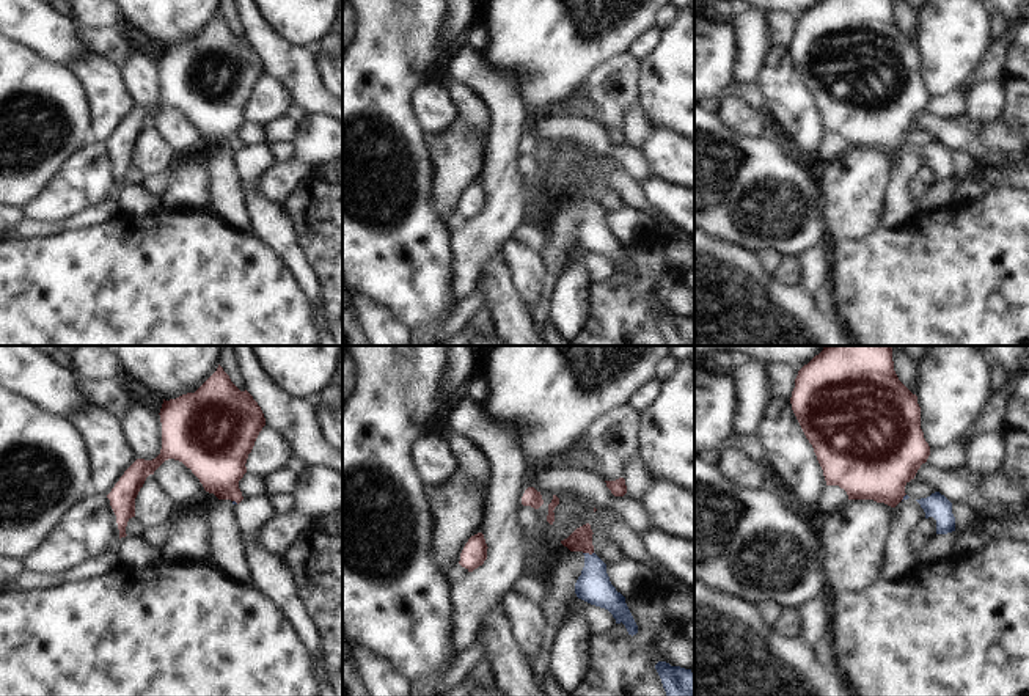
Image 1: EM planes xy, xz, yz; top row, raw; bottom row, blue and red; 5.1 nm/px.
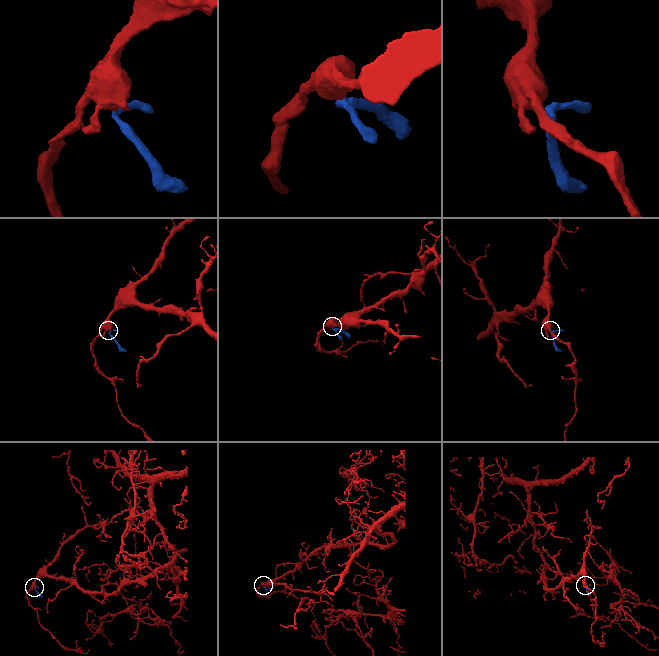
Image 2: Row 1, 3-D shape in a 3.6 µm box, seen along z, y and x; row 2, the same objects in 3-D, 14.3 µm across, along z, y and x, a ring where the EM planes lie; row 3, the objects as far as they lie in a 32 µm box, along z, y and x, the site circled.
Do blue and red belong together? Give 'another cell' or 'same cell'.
same cell

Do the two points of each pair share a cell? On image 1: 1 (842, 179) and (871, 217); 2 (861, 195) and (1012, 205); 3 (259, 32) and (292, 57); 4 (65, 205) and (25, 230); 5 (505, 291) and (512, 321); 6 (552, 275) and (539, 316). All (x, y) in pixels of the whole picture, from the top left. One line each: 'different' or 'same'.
1: same
2: different
3: same
4: different
5: same
6: same

